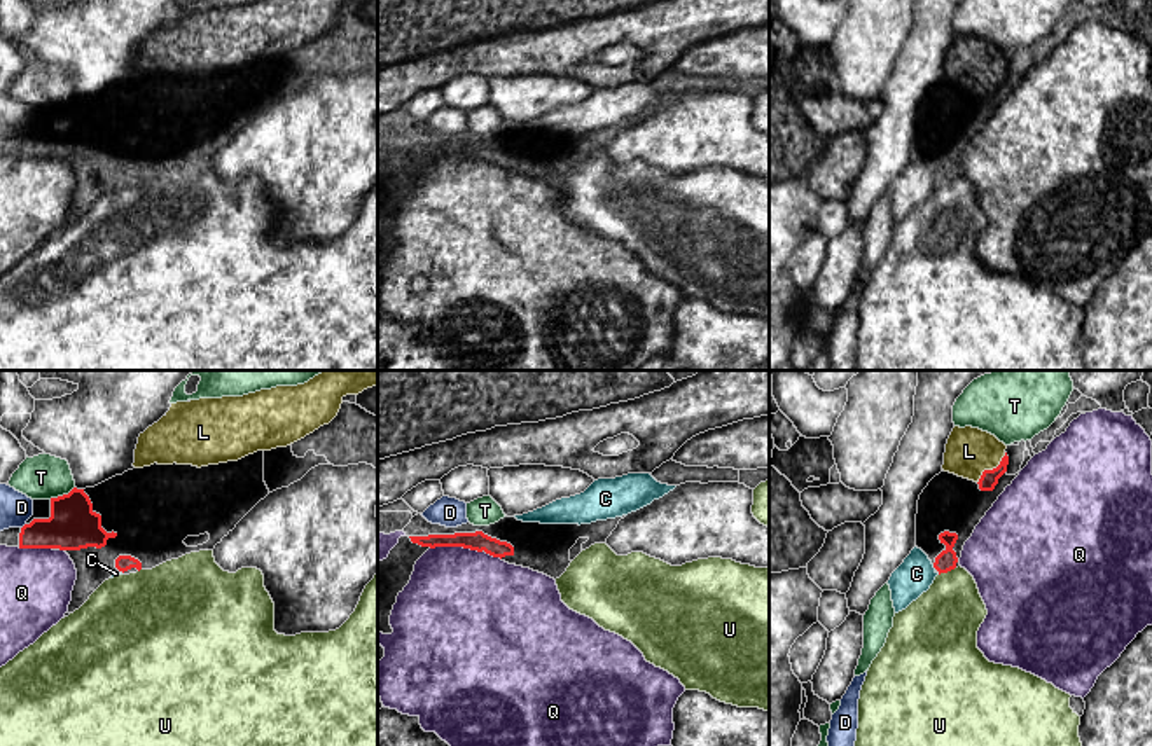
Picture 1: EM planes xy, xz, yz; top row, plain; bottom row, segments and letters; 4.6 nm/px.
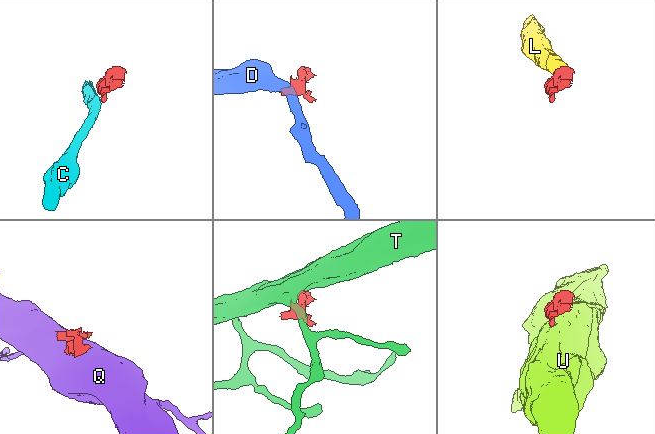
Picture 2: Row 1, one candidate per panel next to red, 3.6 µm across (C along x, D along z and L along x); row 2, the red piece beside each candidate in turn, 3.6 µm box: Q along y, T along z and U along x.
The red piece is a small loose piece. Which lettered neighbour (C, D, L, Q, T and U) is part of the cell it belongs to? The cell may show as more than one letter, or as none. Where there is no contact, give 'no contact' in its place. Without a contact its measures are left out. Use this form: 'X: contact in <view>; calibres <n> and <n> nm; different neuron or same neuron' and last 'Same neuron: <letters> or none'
C: contact in yz; calibres 90 and 170 nm; different neuron
D: contact in xy; calibres 220 and 150 nm; different neuron
L: contact in yz; calibres 80 and 220 nm; different neuron
Q: contact in xz; calibres 90 and 480 nm; different neuron
T: contact in xy; calibres 220 and 200 nm; different neuron
U: contact in yz; calibres 90 and 340 nm; different neuron
Same neuron: none

